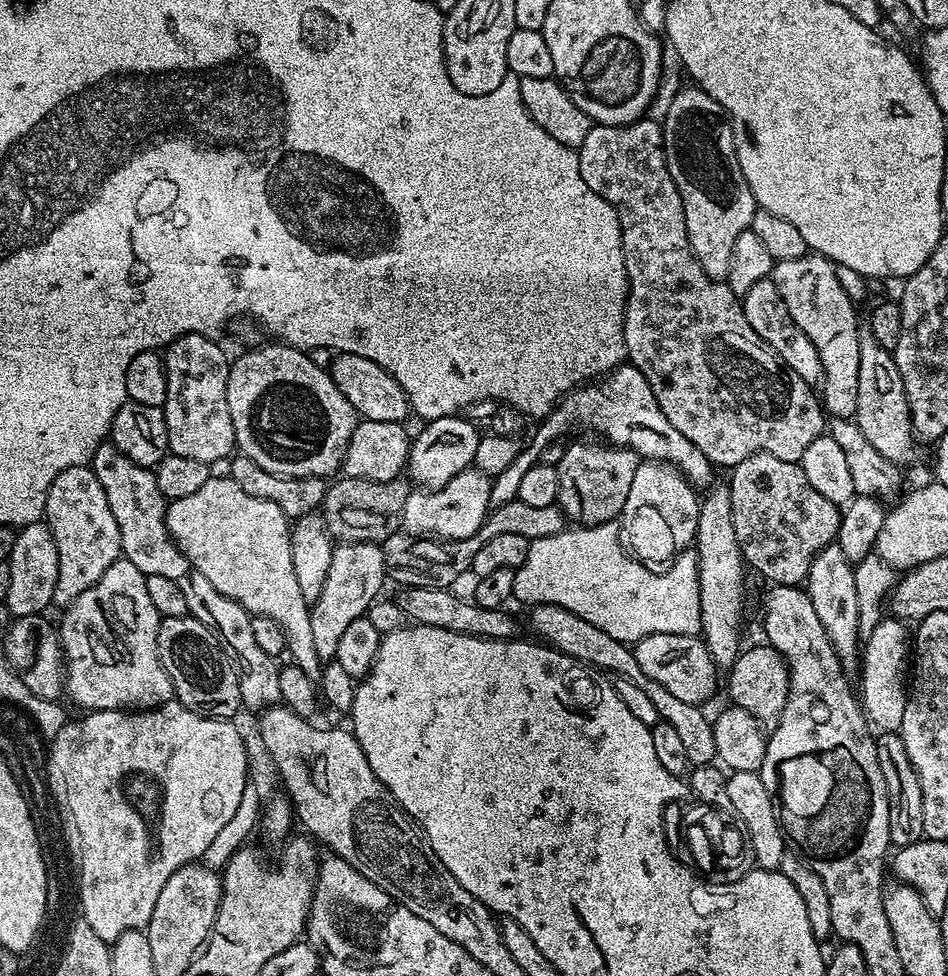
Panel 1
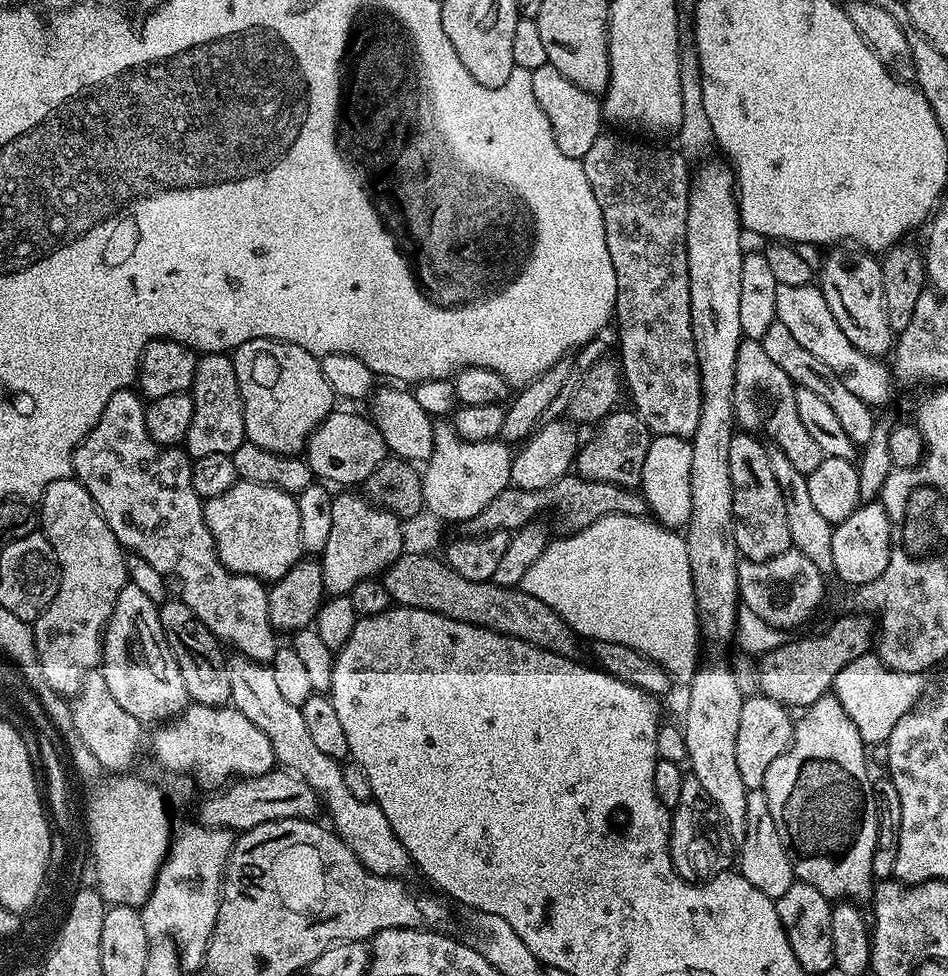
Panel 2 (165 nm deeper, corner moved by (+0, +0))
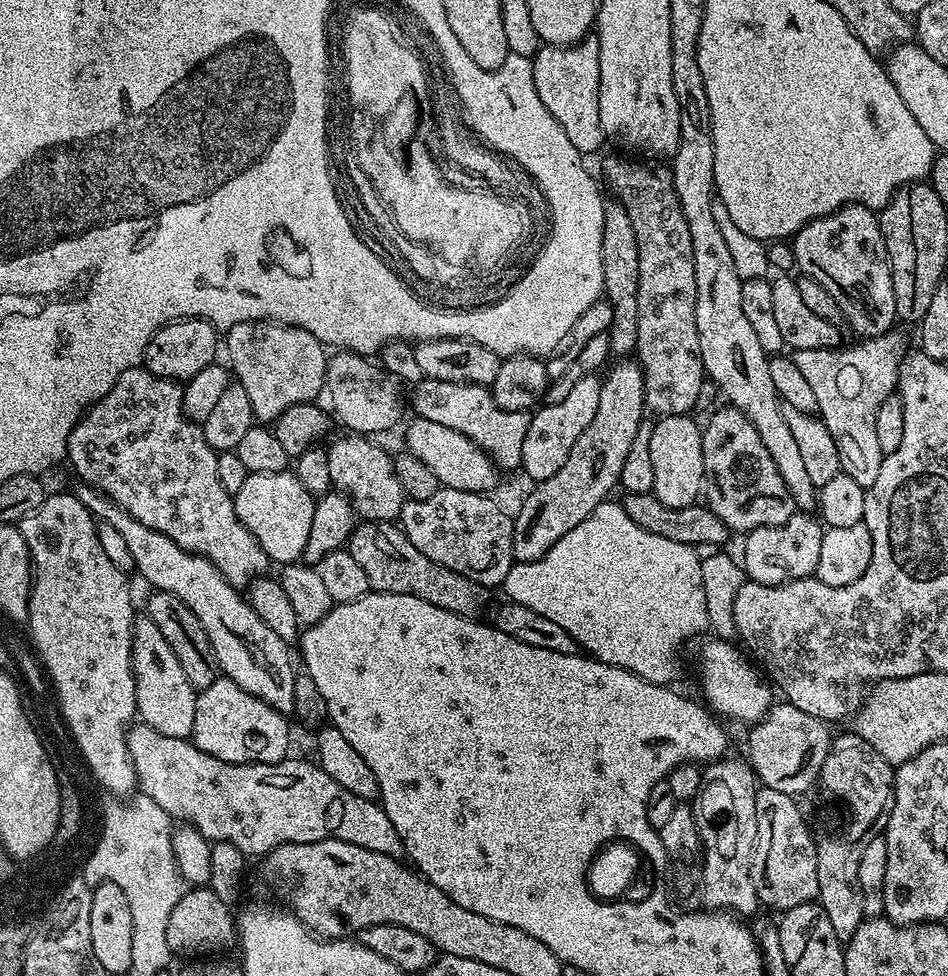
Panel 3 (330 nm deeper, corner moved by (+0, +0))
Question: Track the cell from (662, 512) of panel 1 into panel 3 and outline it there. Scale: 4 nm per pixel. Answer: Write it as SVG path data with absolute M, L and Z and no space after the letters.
M688 414L660 416L658 422L652 424L650 458L654 469L654 486L651 493L665 506L685 508L697 503L706 484L702 462L702 428L692 418Z

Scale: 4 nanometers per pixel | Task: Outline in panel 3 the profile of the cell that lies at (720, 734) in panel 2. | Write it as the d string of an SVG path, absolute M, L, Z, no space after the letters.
M728 759L713 760L703 769L700 794L694 801L695 835L702 849L698 884L702 889L702 896L704 892L705 909L727 910L737 917L748 918L758 908L752 877L754 842L758 834L758 818L754 810L758 781L747 759Z

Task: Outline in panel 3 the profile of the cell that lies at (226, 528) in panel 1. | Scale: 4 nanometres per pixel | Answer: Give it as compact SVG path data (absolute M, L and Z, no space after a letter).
M295 471L278 474L249 474L242 490L234 498L238 518L258 538L258 546L266 550L269 561L283 566L299 561L304 555L306 538L310 538L310 522L314 518L316 500L302 486Z

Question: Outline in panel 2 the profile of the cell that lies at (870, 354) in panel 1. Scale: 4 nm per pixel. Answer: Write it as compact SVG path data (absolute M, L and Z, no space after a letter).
M836 246L829 252L832 253L824 256L824 264L818 273L818 287L826 298L826 306L830 306L830 314L838 318L838 326L842 326L842 334L850 338L855 348L862 350L868 356L887 357L887 352L889 355L894 348L894 333L890 326L890 318L886 318L886 294L882 282L883 263L873 253L856 246Z

